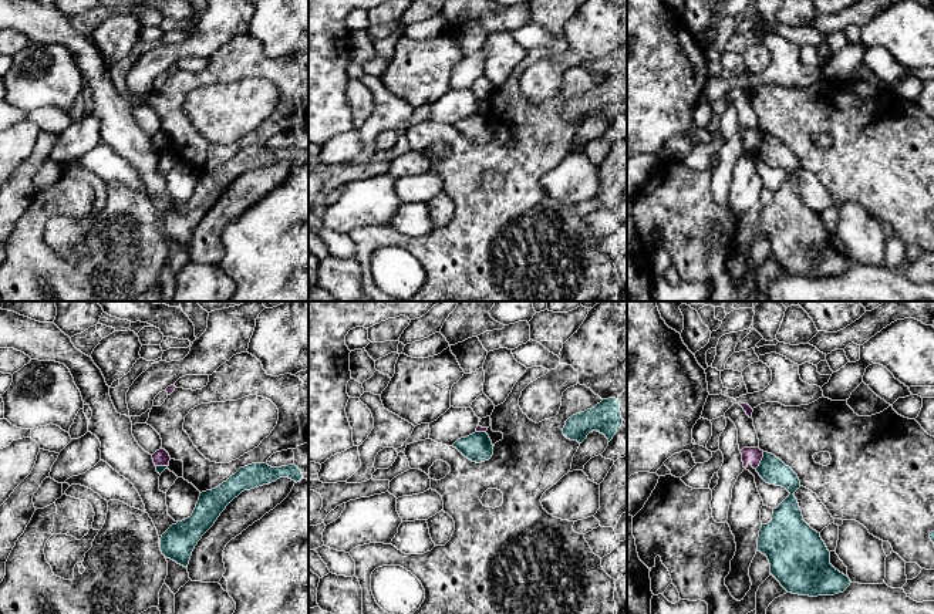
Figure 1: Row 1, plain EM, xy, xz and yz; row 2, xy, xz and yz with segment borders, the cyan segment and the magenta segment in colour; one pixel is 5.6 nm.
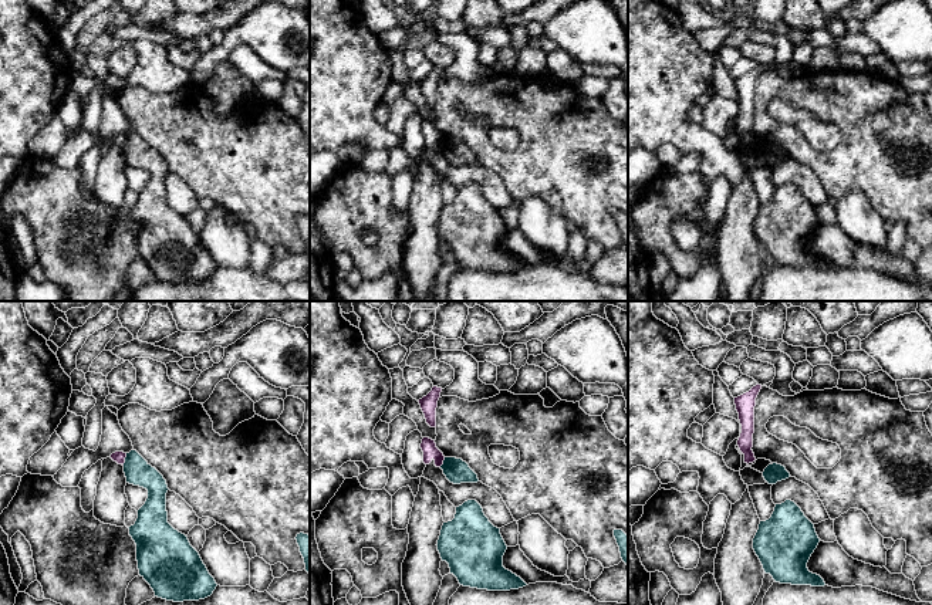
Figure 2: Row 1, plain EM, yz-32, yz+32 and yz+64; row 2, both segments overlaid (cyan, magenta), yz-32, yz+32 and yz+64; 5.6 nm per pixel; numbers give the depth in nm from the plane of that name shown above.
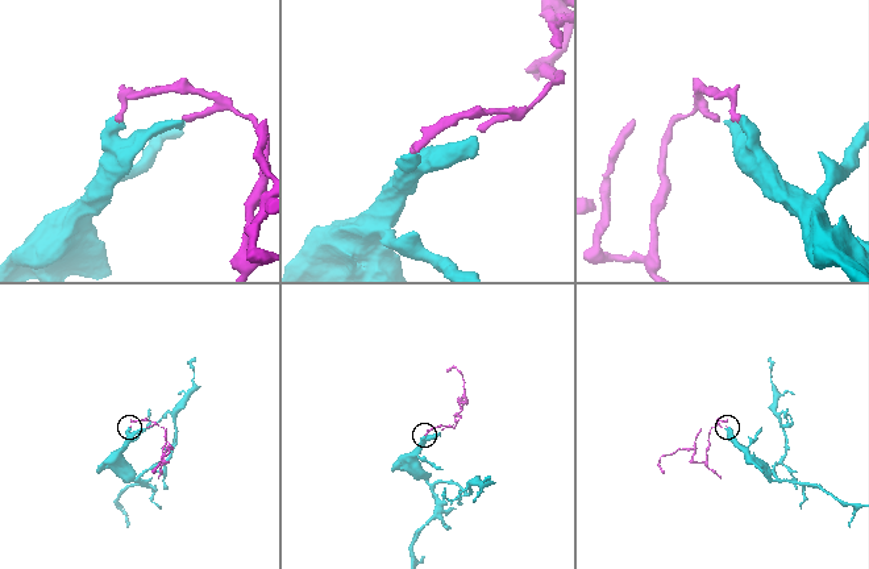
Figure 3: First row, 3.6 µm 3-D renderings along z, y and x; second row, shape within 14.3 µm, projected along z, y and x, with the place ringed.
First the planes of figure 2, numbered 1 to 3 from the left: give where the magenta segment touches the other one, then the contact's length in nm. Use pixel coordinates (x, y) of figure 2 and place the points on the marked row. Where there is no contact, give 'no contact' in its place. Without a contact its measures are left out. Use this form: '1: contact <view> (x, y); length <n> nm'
1: contact yz-32 (125, 459); length 80 nm
2: contact yz+32 (443, 462); length 70 nm
3: no contact

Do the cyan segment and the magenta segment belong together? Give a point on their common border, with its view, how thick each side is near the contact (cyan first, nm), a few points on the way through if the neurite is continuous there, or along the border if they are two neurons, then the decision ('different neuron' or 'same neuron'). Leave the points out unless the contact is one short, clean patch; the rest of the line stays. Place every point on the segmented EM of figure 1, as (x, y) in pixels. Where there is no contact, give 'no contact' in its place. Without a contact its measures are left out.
contact yz (761, 461); calibres 150 and 90 nm; border yz (764, 452), (755, 468); different neuron

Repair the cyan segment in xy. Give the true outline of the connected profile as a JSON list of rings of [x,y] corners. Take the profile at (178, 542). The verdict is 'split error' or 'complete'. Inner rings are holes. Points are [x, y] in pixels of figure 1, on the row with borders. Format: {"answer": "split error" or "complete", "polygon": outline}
{"answer": "complete", "polygon": [[[252,463],[240,468],[226,482],[202,492],[190,517],[172,524],[161,537],[161,551],[166,559],[188,567],[192,551],[202,536],[215,524],[226,506],[242,492],[289,478],[301,480],[301,470],[293,463],[272,468],[267,463]]]}

